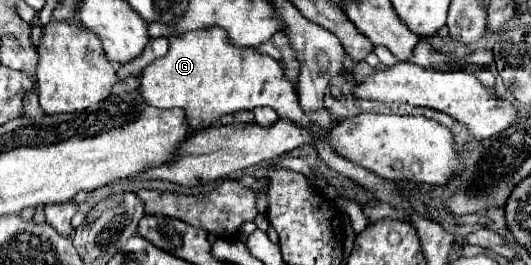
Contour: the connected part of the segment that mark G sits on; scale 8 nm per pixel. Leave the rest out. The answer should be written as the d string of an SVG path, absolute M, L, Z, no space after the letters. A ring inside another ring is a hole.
M210 27L204 31L190 31L188 35L170 35L168 41L168 53L148 65L140 77L140 93L148 105L162 109L182 107L192 129L206 129L226 113L262 105L270 105L280 117L290 117L300 125L312 121L312 115L300 111L296 87L284 75L282 65L266 53L228 43L224 29Z

